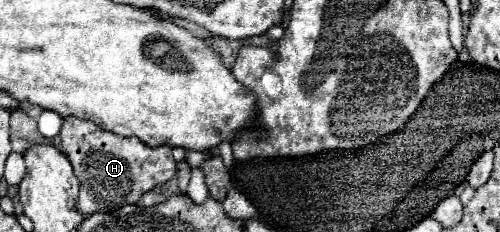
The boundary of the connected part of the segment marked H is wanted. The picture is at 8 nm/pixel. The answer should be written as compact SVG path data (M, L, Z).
M70 116L62 124L60 140L60 150L68 156L74 166L74 174L80 178L78 208L84 216L114 212L126 204L136 204L144 192L172 180L176 174L176 162L168 146L148 148L136 138L120 138L102 130L94 122L82 122Z

